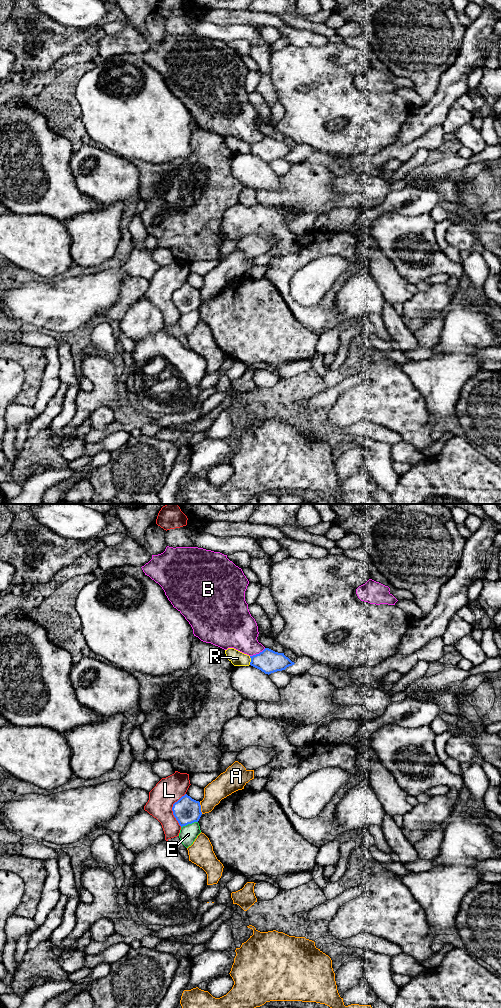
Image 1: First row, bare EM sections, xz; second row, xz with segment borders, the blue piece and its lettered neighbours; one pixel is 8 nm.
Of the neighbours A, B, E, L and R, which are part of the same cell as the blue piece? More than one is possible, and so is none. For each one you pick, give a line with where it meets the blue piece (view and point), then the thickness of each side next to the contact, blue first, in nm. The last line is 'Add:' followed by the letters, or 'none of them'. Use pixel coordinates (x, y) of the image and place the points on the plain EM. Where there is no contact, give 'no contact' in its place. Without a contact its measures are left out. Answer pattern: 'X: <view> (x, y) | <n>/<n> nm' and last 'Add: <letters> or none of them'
Add: none of them

